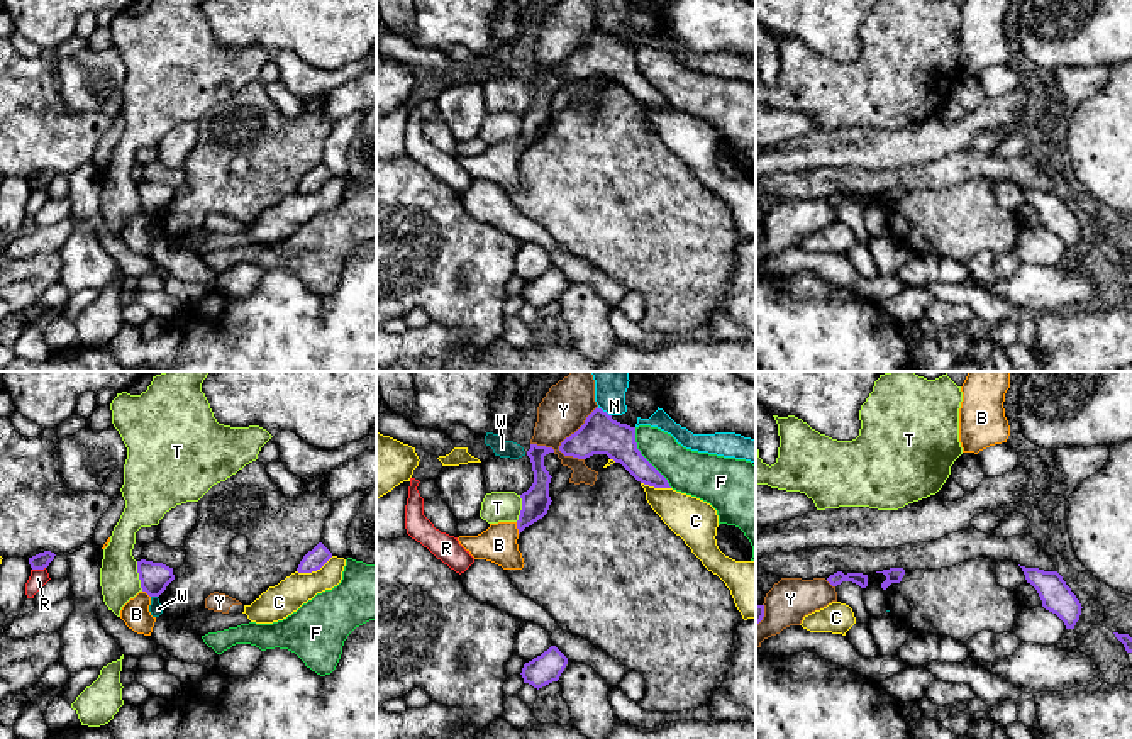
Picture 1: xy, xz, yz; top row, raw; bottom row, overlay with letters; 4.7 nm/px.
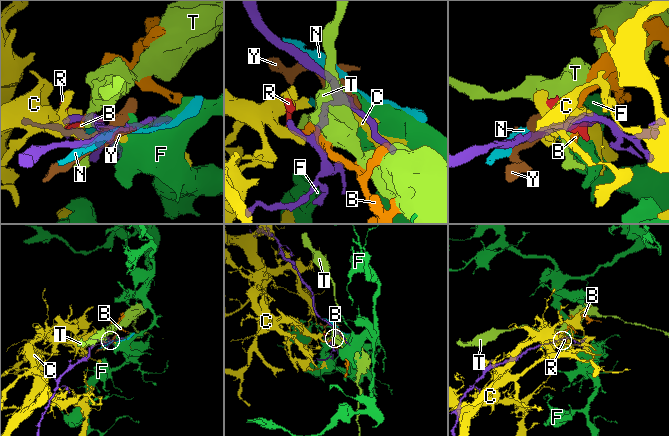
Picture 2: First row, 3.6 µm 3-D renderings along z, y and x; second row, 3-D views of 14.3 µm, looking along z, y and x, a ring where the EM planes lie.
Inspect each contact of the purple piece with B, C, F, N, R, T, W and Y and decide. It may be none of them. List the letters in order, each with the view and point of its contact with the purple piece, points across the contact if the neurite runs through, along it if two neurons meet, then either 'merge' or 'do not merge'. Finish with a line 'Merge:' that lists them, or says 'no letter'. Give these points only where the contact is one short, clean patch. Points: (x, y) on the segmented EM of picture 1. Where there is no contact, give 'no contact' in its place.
B: meets purple in xz at (517, 527); border along xz (516, 522), (519, 533); do not merge
C: meets purple in xy at (314, 570); do not merge
F: meets purple in xz at (644, 458); border along xz (634, 427), (636, 448), (671, 487); do not merge
N: meets purple in xz at (602, 411); do not merge
R: meets purple in xy at (38, 568); do not merge
T: meets purple in xy at (139, 577); border along xy (136, 561), (143, 590); do not merge
W: meets purple in xy at (155, 595); border along xy (151, 595), (156, 597); do not merge
Y: meets purple in xz at (575, 433); do not merge
Merge: no letter

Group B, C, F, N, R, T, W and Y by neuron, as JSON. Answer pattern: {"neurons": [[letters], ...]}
{"neurons": [["B", "Y"], ["C"], ["F"], ["N"], ["R"], ["T"], ["W"]]}

